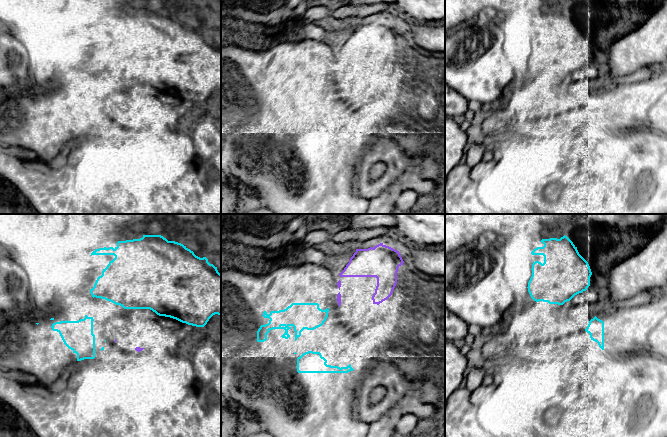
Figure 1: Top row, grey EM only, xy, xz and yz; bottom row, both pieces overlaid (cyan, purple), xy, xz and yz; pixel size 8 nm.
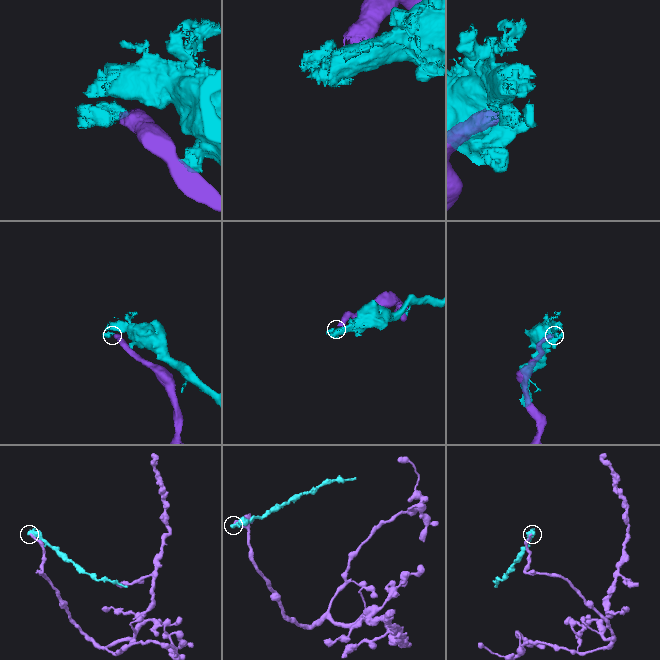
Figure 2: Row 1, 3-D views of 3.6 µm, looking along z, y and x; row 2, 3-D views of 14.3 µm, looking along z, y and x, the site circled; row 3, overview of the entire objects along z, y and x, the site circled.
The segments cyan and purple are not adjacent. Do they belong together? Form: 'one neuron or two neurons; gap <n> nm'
two neurons; gap 80 nm

